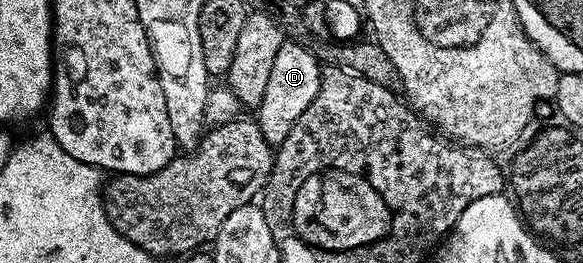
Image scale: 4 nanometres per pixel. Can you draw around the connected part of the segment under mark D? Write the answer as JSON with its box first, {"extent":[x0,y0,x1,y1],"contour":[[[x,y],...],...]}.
{"extent":[255,39,322,146],"contour":[[[286,39],[285,44],[279,46],[279,54],[275,54],[275,63],[271,65],[271,74],[267,77],[267,90],[263,90],[263,102],[255,109],[256,122],[263,130],[263,138],[267,138],[269,144],[280,146],[287,134],[291,134],[291,126],[299,122],[299,114],[303,114],[303,110],[307,110],[307,106],[315,102],[315,94],[319,94],[321,85],[322,67],[321,61],[310,48],[305,48],[294,40]]]}

